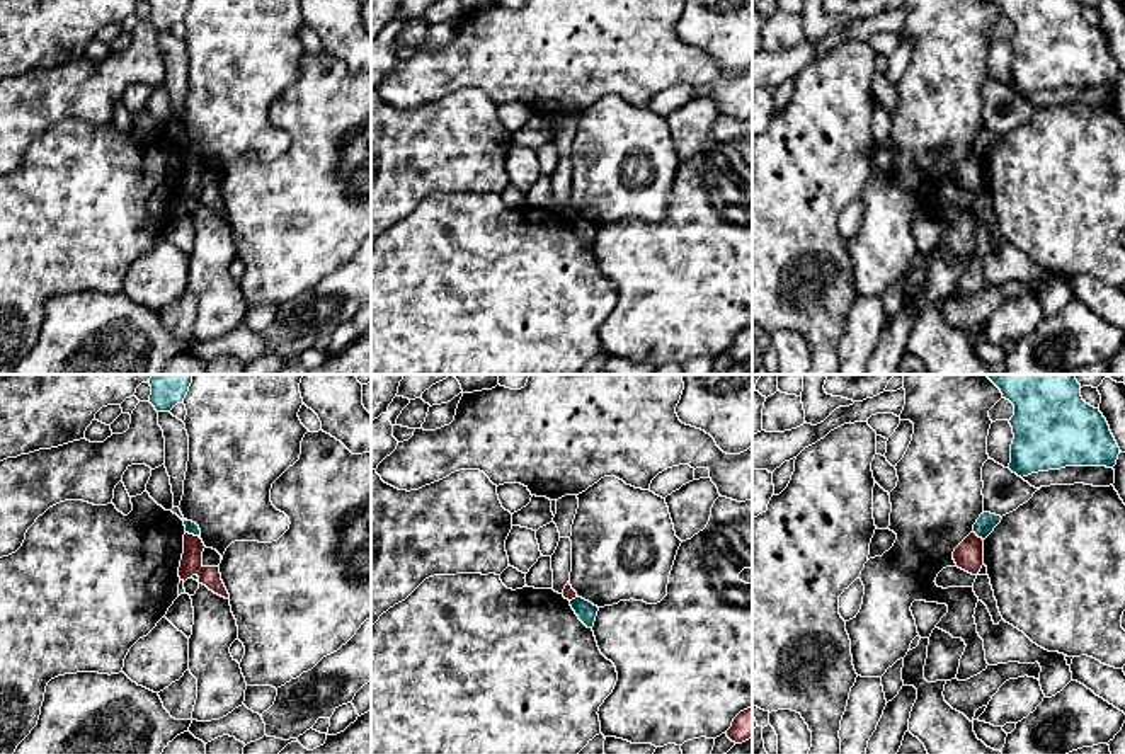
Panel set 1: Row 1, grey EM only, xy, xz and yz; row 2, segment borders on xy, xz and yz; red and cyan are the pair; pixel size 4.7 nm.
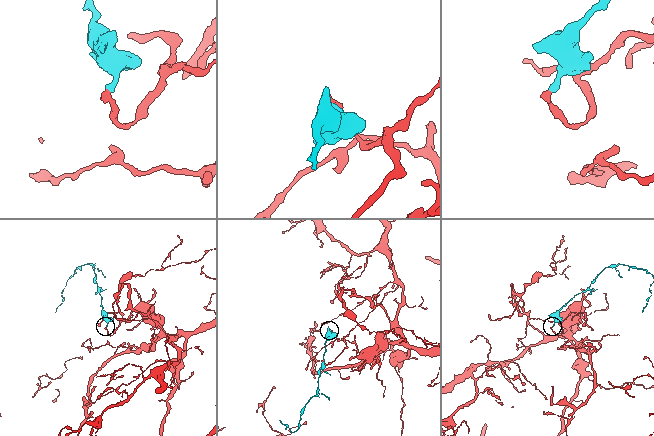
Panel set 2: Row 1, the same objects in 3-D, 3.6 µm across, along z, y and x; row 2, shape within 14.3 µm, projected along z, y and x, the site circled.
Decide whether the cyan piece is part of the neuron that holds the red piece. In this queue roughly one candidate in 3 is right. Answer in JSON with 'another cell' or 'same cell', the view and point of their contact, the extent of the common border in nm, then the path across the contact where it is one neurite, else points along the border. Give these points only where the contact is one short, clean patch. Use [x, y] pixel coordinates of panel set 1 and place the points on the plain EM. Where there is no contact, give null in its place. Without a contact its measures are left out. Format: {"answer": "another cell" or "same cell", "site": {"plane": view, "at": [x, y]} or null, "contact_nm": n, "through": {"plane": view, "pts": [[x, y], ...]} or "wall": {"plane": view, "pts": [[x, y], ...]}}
{"answer": "another cell", "site": {"plane": "xy", "at": [193, 154]}, "contact_nm": 80, "wall": {"plane": "xy", "pts": [[186, 150], [199, 157]]}}

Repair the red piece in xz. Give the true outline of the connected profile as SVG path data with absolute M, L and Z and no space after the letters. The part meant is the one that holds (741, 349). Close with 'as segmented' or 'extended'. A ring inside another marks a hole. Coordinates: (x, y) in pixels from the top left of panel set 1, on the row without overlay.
M752 325L740 330L725 352L735 363L749 359L752 356Z; as segmented

